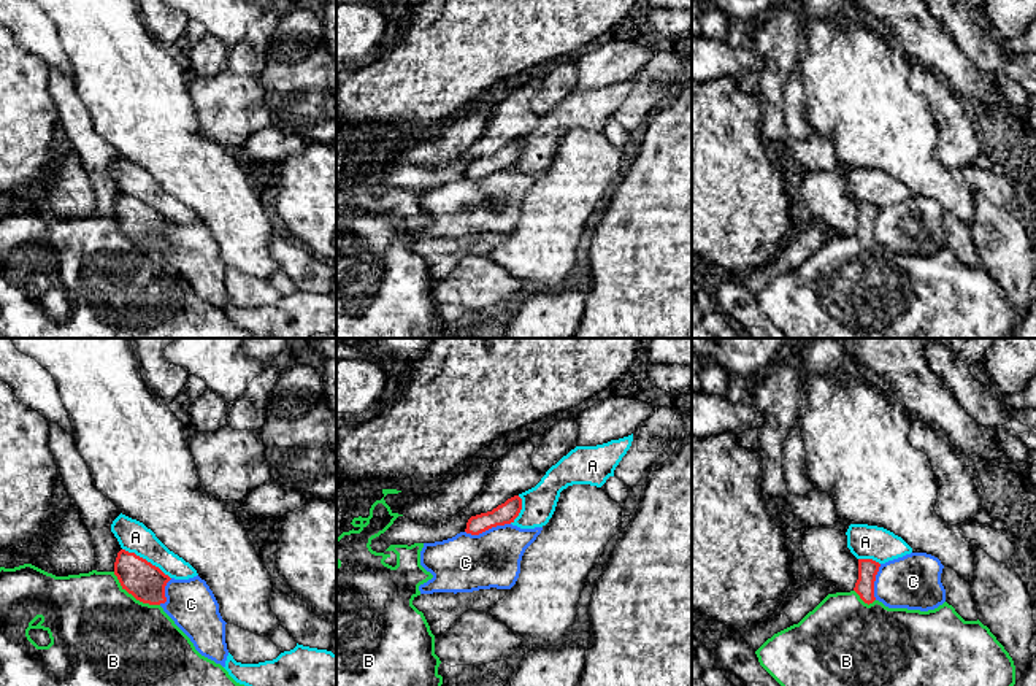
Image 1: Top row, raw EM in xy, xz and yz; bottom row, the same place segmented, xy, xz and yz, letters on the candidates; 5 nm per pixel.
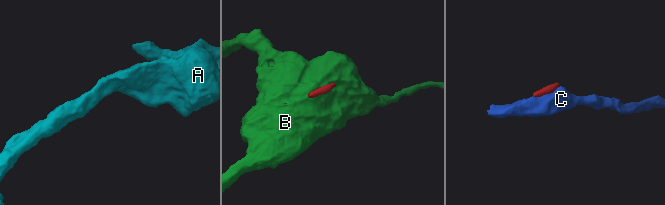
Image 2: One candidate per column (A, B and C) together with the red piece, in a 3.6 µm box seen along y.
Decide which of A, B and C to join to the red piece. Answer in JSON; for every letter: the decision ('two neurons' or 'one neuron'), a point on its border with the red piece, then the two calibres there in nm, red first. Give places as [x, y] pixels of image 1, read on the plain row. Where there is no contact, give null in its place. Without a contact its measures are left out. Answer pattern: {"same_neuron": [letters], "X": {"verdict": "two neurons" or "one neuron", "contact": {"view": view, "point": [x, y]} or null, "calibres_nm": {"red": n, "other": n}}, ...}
{"same_neuron": ["A"], "A": {"verdict": "one neuron", "contact": {"view": "xy", "point": [145, 204]}, "calibres_nm": {"red": 190, "other": 160}}, "B": {"verdict": "two neurons", "contact": {"view": "xy", "point": [134, 240]}, "calibres_nm": {"red": 190, "other": 500}}, "C": {"verdict": "two neurons", "contact": {"view": "xz", "point": [487, 173]}, "calibres_nm": {"red": 110, "other": 300}}}

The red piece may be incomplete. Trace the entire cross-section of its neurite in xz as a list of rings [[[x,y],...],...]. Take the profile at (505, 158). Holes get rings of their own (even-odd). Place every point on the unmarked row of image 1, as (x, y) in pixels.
[[[633,78],[597,91],[576,91],[552,110],[535,132],[508,143],[492,156],[471,160],[465,176],[479,179],[505,168],[520,173],[546,170],[563,133],[573,129],[601,132],[609,121],[614,121],[631,86]]]

